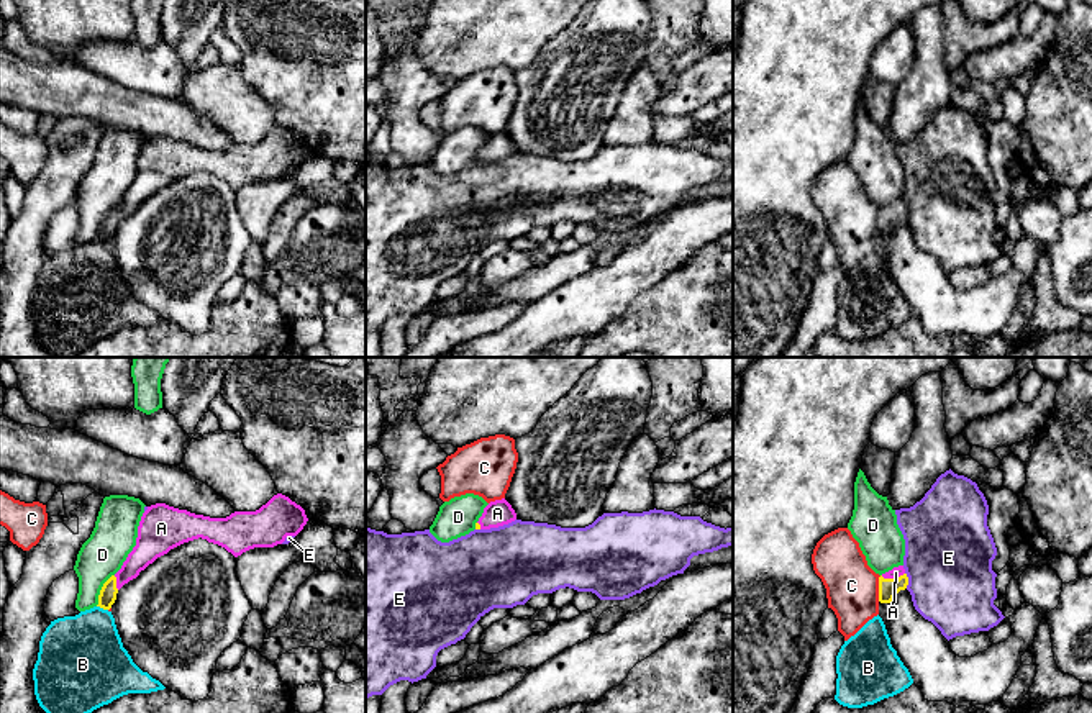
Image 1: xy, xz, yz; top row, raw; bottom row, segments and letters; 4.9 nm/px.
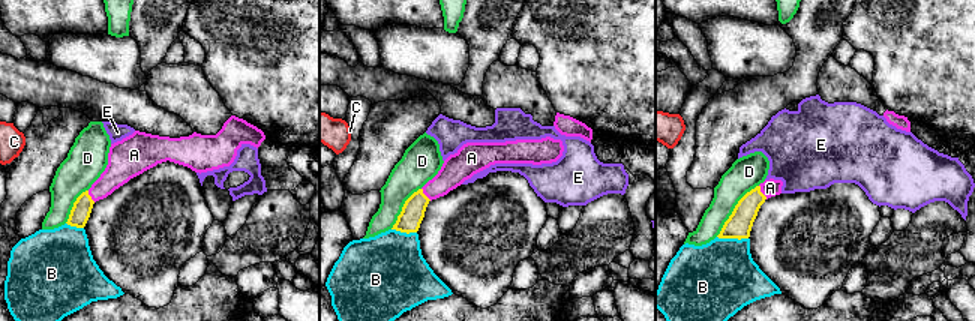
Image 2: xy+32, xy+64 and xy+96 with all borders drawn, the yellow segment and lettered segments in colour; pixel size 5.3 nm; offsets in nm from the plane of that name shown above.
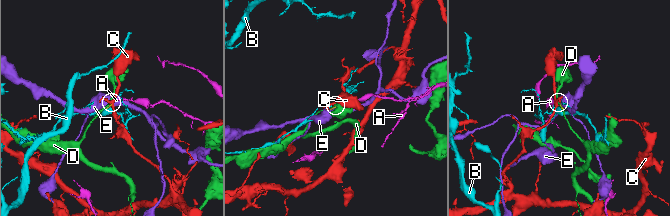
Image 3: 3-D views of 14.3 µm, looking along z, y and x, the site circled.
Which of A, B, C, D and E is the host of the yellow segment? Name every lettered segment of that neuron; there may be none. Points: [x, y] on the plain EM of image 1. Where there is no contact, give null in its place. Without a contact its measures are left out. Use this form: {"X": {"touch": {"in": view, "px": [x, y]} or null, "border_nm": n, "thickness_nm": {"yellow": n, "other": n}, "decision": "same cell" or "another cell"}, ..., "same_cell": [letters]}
{"A": {"touch": {"in": "yz", "px": [892, 212]}, "border_nm": 120, "thickness_nm": {"yellow": 100, "other": 60}, "decision": "same cell"}, "B": {"touch": {"in": "xy", "px": [102, 240]}, "border_nm": 60, "thickness_nm": {"yellow": 90, "other": 380}, "decision": "another cell"}, "C": {"touch": {"in": "yz", "px": [879, 222]}, "border_nm": 130, "thickness_nm": {"yellow": 100, "other": 260}, "decision": "another cell"}, "D": {"touch": {"in": "xy", "px": [100, 223]}, "border_nm": 180, "thickness_nm": {"yellow": 90, "other": 220}, "decision": "another cell"}, "E": {"touch": {"in": "yz", "px": [907, 213]}, "border_nm": 80, "thickness_nm": {"yellow": 100, "other": 440}, "decision": "another cell"}, "same_cell": ["A"]}

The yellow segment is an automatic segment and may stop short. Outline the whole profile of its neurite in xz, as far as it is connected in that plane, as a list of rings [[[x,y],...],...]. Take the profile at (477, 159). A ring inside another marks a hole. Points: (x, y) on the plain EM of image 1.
[[[502,131],[490,134],[485,141],[479,154],[475,156],[475,162],[490,162],[508,157],[516,152],[516,146],[512,138]]]

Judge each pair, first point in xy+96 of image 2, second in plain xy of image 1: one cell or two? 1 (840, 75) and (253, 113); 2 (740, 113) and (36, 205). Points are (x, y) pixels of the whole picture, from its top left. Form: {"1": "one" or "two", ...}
{"1": "one", "2": "one"}

